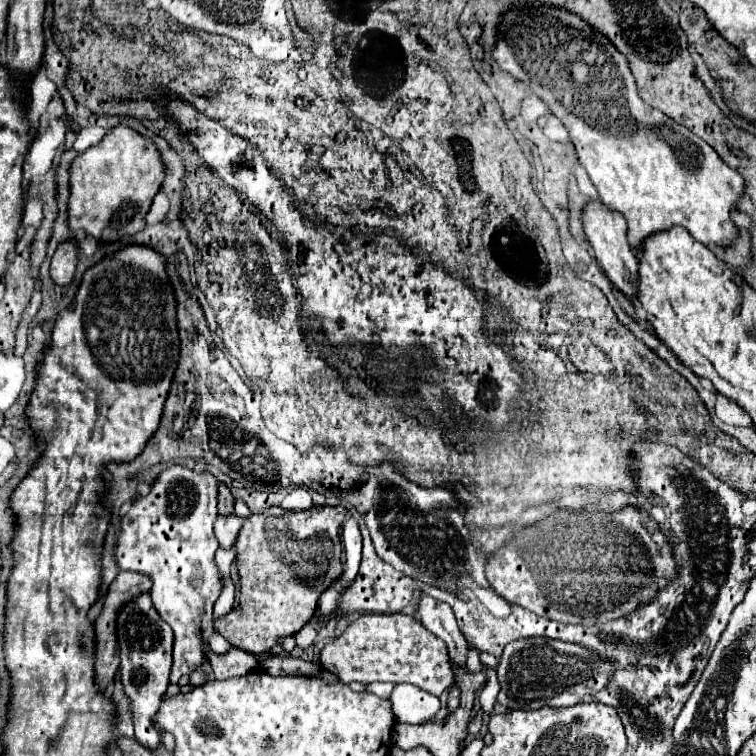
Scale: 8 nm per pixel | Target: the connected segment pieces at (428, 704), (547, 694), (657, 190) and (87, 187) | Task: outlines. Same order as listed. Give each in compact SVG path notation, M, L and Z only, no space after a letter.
M408 683L396 685L390 695L390 701L396 723L410 723L410 725L428 721L440 707L438 697L432 697L430 693L424 693Z
M542 637L518 639L504 647L498 663L498 703L524 711L540 707L570 707L604 689L614 669L616 667L612 663L600 661L600 657L596 657L592 651L574 643Z
M554 5L538 7L538 11L530 13L508 11L496 29L492 59L514 79L530 83L530 91L540 97L550 113L568 129L578 161L586 169L600 199L626 217L628 243L632 249L638 249L644 237L674 225L686 227L692 237L704 245L716 243L724 247L738 235L730 221L730 211L742 195L744 179L732 171L706 141L640 99L628 59L604 33L598 33L580 15Z
M116 125L112 127L104 139L80 153L70 167L70 229L76 233L78 229L84 229L98 241L116 241L122 235L134 235L146 227L146 213L150 211L154 195L160 191L162 181L166 177L166 165L162 163L160 151L156 149L154 141L150 137L140 135L138 131L130 129L128 125Z

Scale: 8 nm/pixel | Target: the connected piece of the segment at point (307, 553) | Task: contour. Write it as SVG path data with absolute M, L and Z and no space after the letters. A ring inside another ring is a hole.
M272 507L262 515L244 519L236 539L236 565L240 571L238 605L218 619L214 629L234 647L252 655L270 653L278 639L296 635L314 617L318 597L342 575L340 533L346 519L348 511L344 507L312 507L294 515L284 515L280 507ZM306 561L310 561L310 575L306 575ZM294 573L298 577L312 577L312 585L302 583Z

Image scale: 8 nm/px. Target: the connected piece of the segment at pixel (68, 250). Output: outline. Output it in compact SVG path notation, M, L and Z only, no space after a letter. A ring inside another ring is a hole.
M64 243L56 249L50 265L50 275L58 285L68 285L76 271L76 243Z

